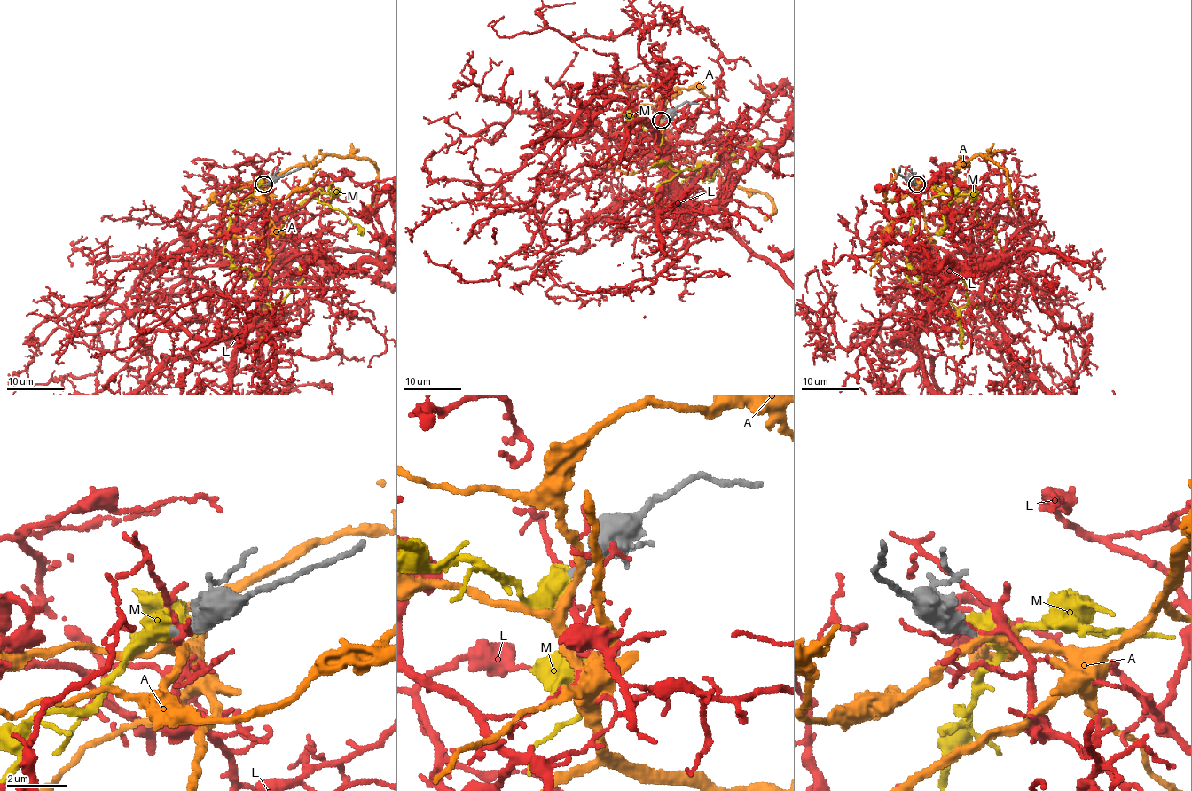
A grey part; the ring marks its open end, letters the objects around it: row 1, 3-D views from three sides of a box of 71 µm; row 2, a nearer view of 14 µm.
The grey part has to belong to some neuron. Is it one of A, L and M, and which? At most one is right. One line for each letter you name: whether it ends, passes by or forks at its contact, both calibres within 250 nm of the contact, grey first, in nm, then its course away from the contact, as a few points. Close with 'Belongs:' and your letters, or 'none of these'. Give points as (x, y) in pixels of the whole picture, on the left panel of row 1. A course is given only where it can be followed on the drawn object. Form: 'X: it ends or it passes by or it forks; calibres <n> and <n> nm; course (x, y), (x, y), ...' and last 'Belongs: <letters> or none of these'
M: it ends; calibres 280 and 700 nm
Belongs: M

